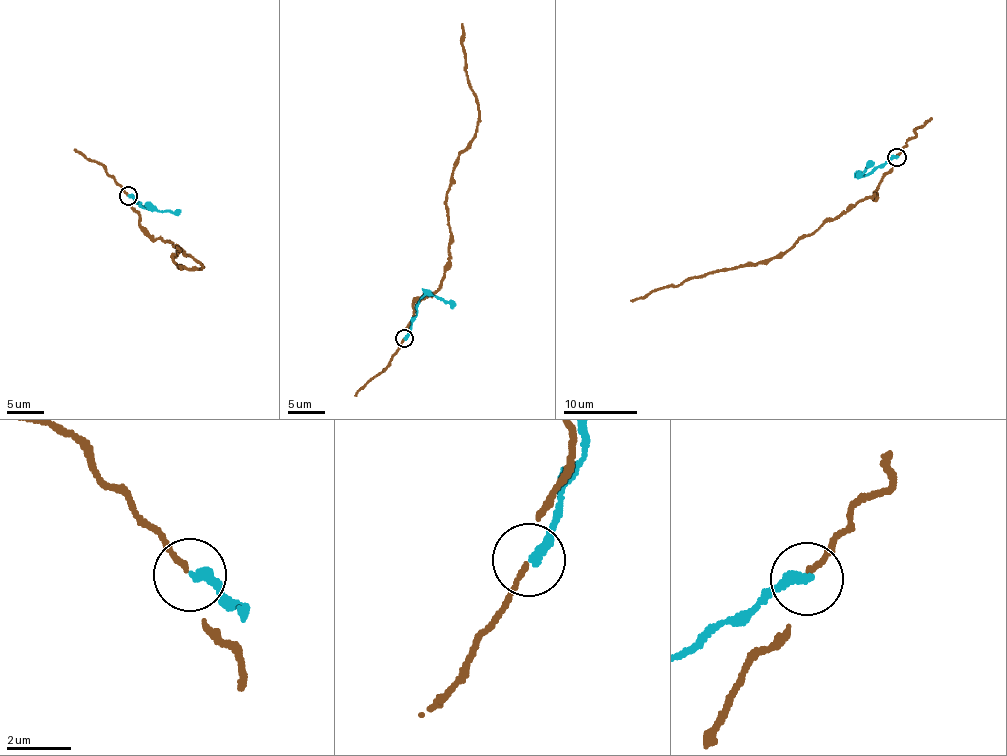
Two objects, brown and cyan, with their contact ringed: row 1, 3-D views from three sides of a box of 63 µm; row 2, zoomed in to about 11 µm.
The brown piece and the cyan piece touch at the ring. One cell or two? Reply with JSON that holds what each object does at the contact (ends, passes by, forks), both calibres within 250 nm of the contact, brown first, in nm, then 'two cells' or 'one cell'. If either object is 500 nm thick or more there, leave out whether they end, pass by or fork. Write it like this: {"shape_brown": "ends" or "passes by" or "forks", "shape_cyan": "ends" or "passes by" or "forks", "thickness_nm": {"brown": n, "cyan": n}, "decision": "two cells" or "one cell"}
{"shape_brown": "ends", "shape_cyan": "ends", "thickness_nm": {"brown": 140, "cyan": 300}, "decision": "two cells"}

